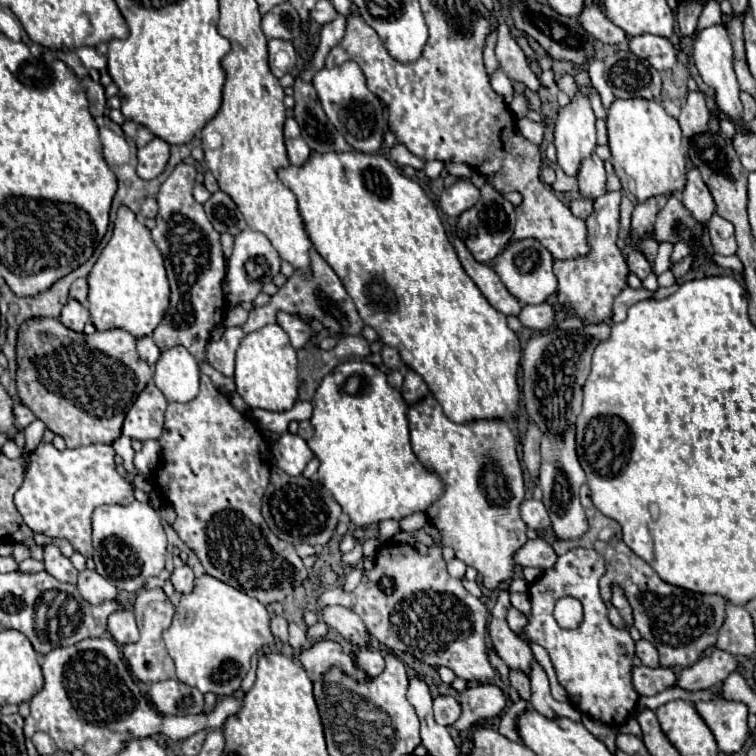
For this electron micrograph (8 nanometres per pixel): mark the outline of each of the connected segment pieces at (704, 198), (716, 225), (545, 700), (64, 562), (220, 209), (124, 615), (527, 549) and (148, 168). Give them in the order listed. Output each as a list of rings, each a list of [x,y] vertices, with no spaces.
[[[698,168],[688,170],[688,182],[686,182],[686,188],[682,192],[682,202],[694,214],[694,218],[702,224],[716,212],[714,198],[710,194],[708,186],[704,184]]]
[[[712,216],[706,222],[706,230],[710,234],[710,240],[712,240],[712,246],[714,246],[716,254],[722,254],[722,256],[736,254],[734,226],[728,220],[724,220],[722,216]]]
[[[538,660],[532,662],[528,676],[530,676],[530,684],[532,684],[530,704],[534,710],[542,712],[544,716],[566,716],[570,720],[580,720],[580,712],[570,702],[558,702],[552,698],[550,686],[548,686],[548,676]]]
[[[44,544],[44,564],[46,564],[46,572],[52,574],[56,580],[60,582],[68,582],[68,584],[76,584],[76,576],[78,570],[72,566],[72,562],[60,552],[58,546],[54,544]]]
[[[216,192],[212,194],[212,198],[204,204],[206,216],[210,220],[210,224],[222,234],[228,232],[232,236],[240,234],[242,230],[246,230],[246,222],[244,216],[240,214],[238,206],[234,204],[234,200],[224,194],[224,192]]]
[[[114,612],[114,616],[108,620],[108,632],[122,646],[138,642],[138,628],[132,612]]]
[[[536,538],[536,540],[528,540],[516,554],[514,554],[514,560],[518,566],[526,568],[526,566],[534,566],[534,568],[540,568],[542,572],[552,568],[556,564],[556,554],[552,550],[552,546],[548,542],[544,542],[542,538]]]
[[[154,138],[138,150],[138,176],[144,180],[156,178],[166,168],[170,156],[170,144],[162,138]]]

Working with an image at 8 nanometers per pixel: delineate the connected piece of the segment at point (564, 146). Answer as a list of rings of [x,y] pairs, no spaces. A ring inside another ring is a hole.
[[[578,92],[578,96],[566,106],[560,108],[556,120],[556,150],[558,150],[558,166],[566,176],[578,176],[580,164],[588,158],[596,148],[596,128],[594,128],[594,112],[586,96]]]

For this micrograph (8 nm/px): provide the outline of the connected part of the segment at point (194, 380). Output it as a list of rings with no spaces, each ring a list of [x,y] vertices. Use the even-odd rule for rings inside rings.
[[[182,346],[162,352],[154,366],[154,382],[172,402],[190,402],[198,394],[198,378],[198,362]]]

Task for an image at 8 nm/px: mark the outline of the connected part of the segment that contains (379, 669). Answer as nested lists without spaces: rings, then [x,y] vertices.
[[[362,648],[362,650],[356,650],[356,660],[360,660],[362,668],[370,674],[370,676],[380,676],[386,668],[386,662],[384,662],[384,656],[374,650],[374,648]]]

